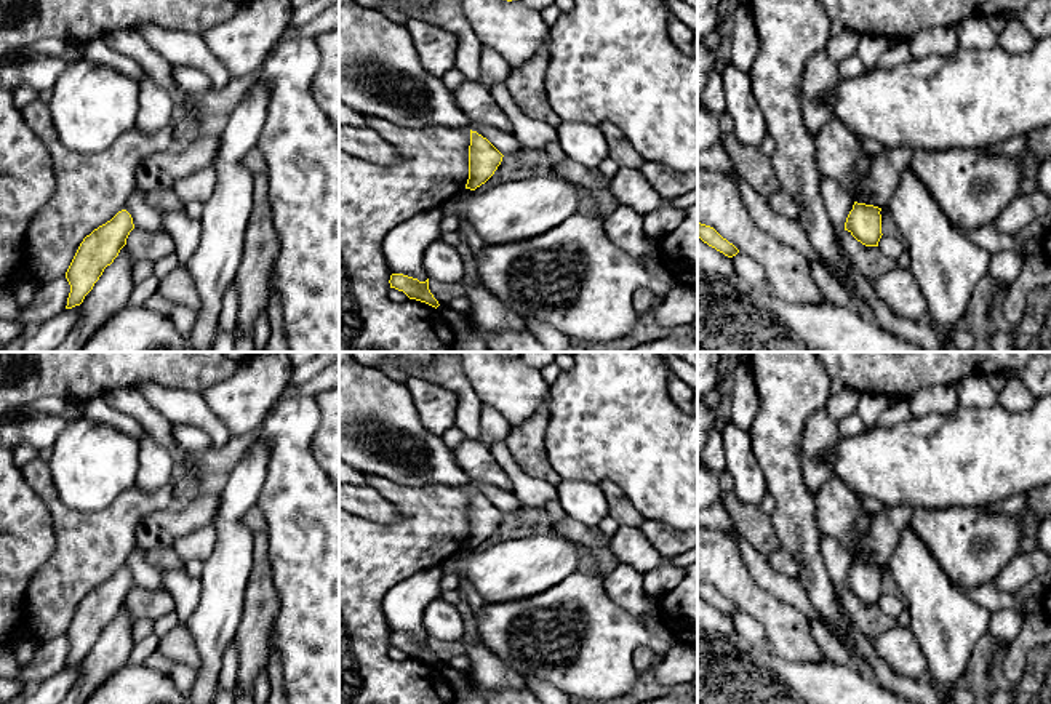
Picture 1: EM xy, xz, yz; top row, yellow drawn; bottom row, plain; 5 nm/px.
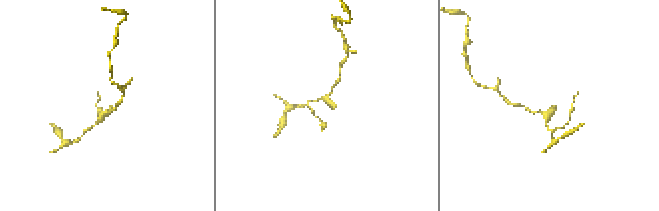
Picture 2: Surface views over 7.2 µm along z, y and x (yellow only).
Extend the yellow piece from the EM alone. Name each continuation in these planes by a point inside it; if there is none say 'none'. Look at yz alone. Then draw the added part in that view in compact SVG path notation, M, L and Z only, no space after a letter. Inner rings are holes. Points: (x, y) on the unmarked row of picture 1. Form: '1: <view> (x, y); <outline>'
none

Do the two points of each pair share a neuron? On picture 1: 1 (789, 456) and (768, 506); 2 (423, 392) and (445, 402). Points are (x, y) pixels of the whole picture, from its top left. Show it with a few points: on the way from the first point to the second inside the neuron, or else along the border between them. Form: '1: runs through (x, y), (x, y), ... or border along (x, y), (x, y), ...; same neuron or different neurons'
1: border along (768, 492), (775, 501), (771, 516); different neurons
2: runs through (427, 397), (432, 402), (440, 402); same neuron

